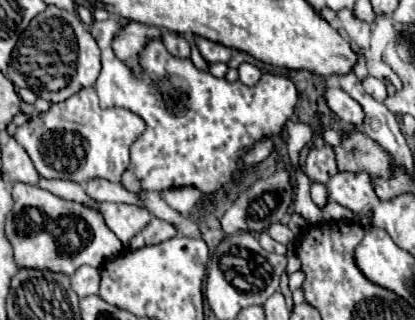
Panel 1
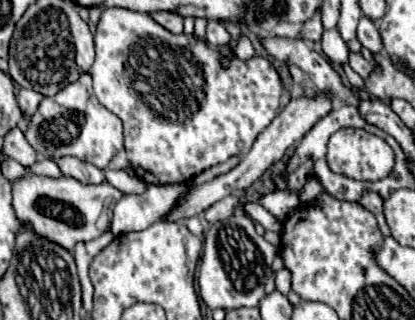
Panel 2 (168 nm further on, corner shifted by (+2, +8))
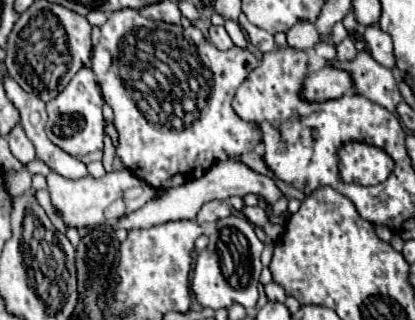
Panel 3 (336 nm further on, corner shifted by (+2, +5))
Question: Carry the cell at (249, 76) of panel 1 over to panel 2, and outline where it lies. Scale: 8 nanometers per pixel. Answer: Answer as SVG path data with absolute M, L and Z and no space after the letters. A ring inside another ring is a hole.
M243 38L243 40L239 40L239 44L237 44L237 48L235 48L235 56L239 58L239 60L249 60L249 58L253 58L253 46L251 46L251 42L247 40L247 38Z

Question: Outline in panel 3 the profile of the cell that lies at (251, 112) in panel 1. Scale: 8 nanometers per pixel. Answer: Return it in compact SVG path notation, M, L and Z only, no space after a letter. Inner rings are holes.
M121 9L109 15L109 21L101 27L101 41L99 45L93 49L93 71L97 75L97 81L103 89L105 101L113 107L113 123L119 135L119 145L117 145L117 159L123 163L123 167L127 167L129 171L133 171L139 179L143 179L145 183L149 183L155 189L169 189L169 187L177 187L183 185L189 177L199 177L201 173L205 173L211 163L221 161L229 155L237 157L237 155L245 155L249 151L253 151L259 143L261 143L261 131L257 131L257 127L253 127L253 123L245 123L241 119L237 119L235 111L231 109L231 99L235 95L235 91L239 89L239 85L245 81L245 77L249 75L249 71L253 71L253 67L257 67L257 59L251 51L241 49L241 47L233 47L229 51L217 51L217 47L213 47L213 43L209 43L203 33L197 27L181 27L181 25L171 25L171 23L163 23L163 21L151 21L141 17L135 9Z

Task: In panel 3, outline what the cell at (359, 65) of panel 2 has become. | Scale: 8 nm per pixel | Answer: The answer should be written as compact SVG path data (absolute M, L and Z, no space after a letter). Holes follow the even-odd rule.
M345 37L339 45L335 45L335 49L337 49L337 59L339 59L339 61L349 61L349 59L353 59L355 53L357 53L355 43L353 43L349 37Z

